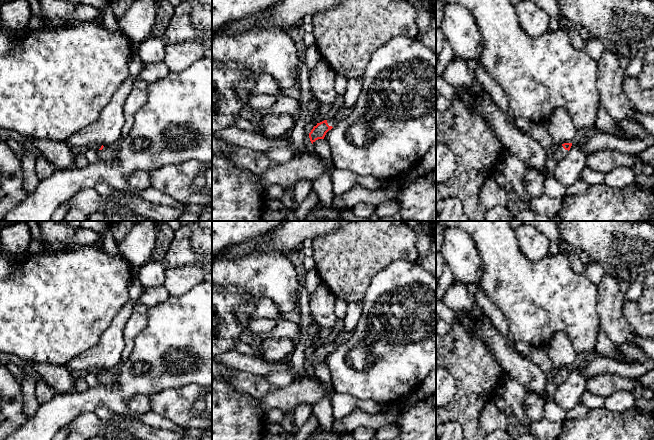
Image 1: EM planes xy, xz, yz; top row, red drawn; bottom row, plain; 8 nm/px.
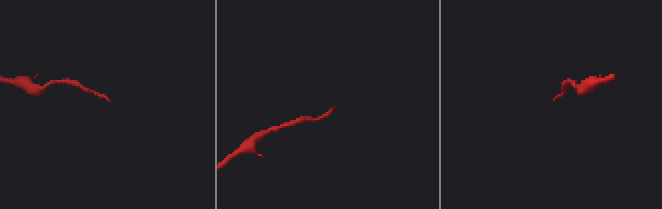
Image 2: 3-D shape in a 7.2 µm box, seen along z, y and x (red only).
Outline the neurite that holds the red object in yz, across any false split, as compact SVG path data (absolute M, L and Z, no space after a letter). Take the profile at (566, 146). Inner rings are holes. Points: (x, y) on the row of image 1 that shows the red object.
M564 143L558 147L556 151L553 153L553 158L556 162L560 161L562 158L564 158L568 151L570 150L572 146L572 143Z

